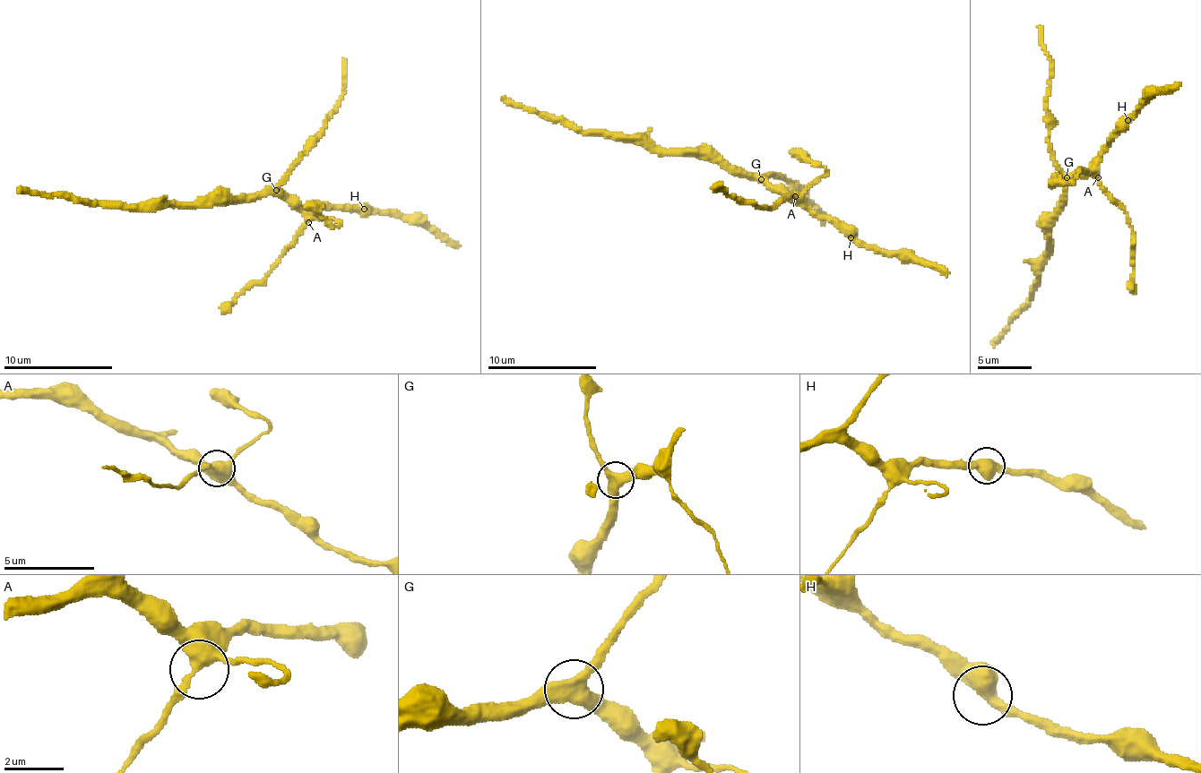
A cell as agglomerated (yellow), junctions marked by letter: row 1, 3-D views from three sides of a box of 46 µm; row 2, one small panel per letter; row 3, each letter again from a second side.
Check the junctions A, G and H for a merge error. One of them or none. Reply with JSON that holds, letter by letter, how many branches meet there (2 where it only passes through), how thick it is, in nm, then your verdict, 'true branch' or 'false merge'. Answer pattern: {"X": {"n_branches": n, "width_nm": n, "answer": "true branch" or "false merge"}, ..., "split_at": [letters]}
{"A": {"n_branches": 3, "width_nm": 380, "answer": "true branch"}, "G": {"n_branches": 3, "width_nm": 440, "answer": "true branch"}, "H": {"n_branches": 3, "width_nm": 440, "answer": "true branch"}, "split_at": []}

